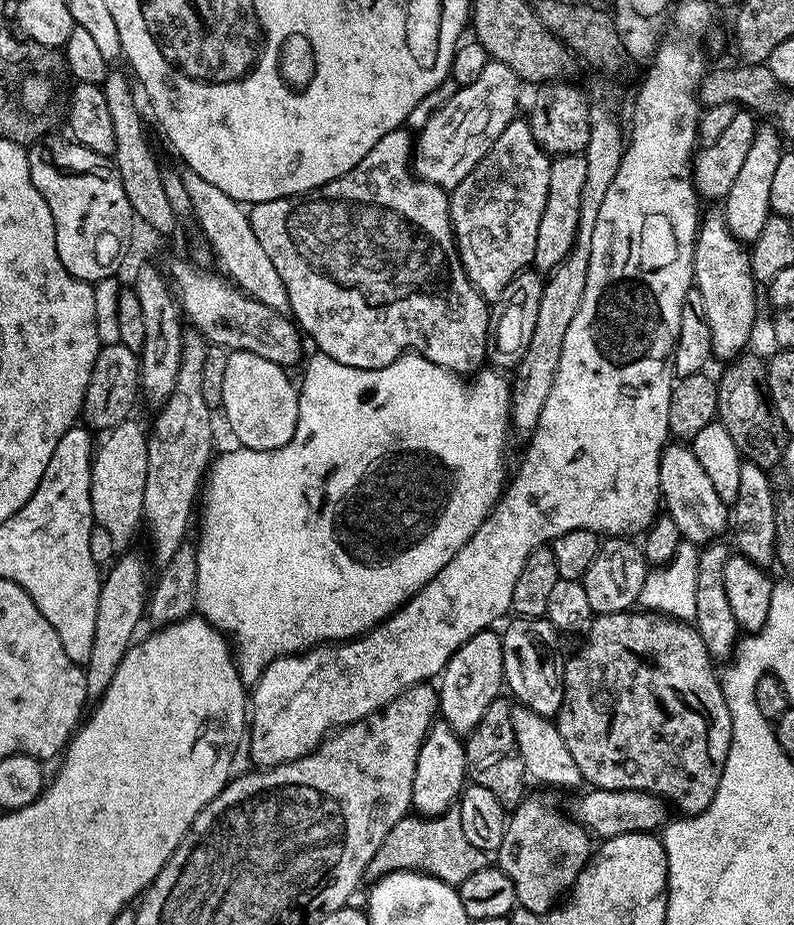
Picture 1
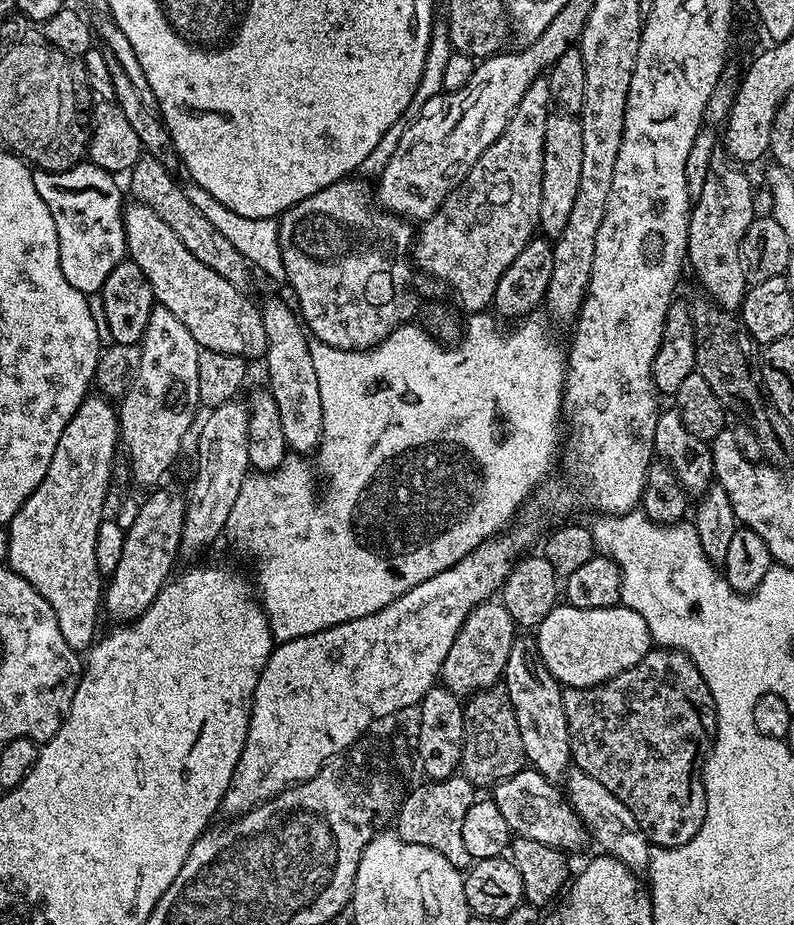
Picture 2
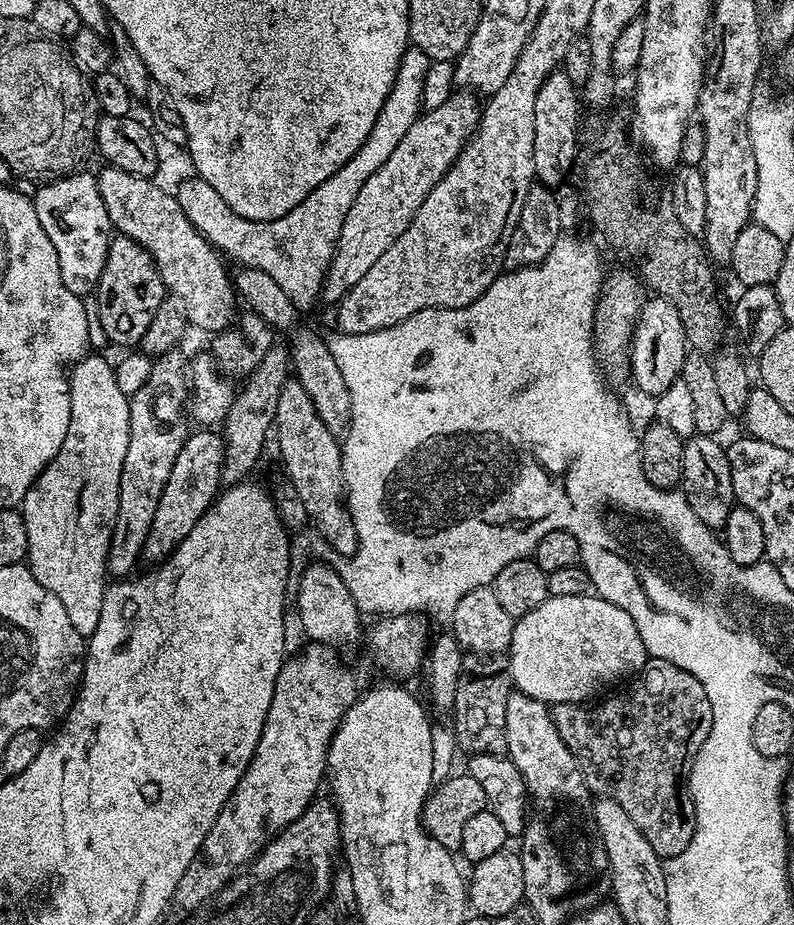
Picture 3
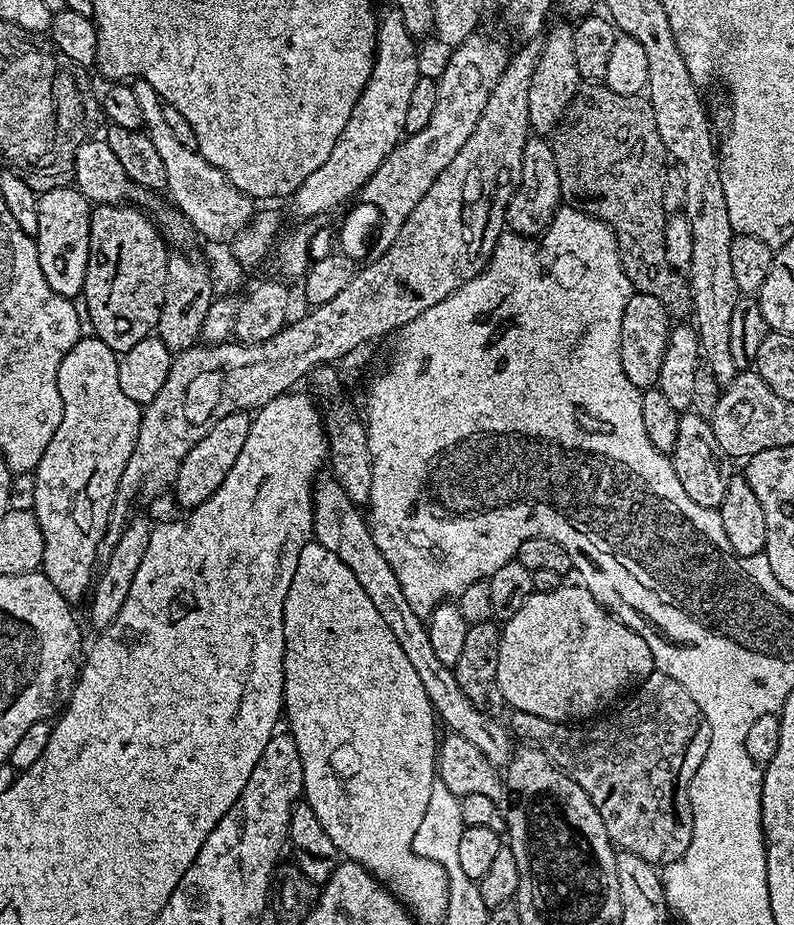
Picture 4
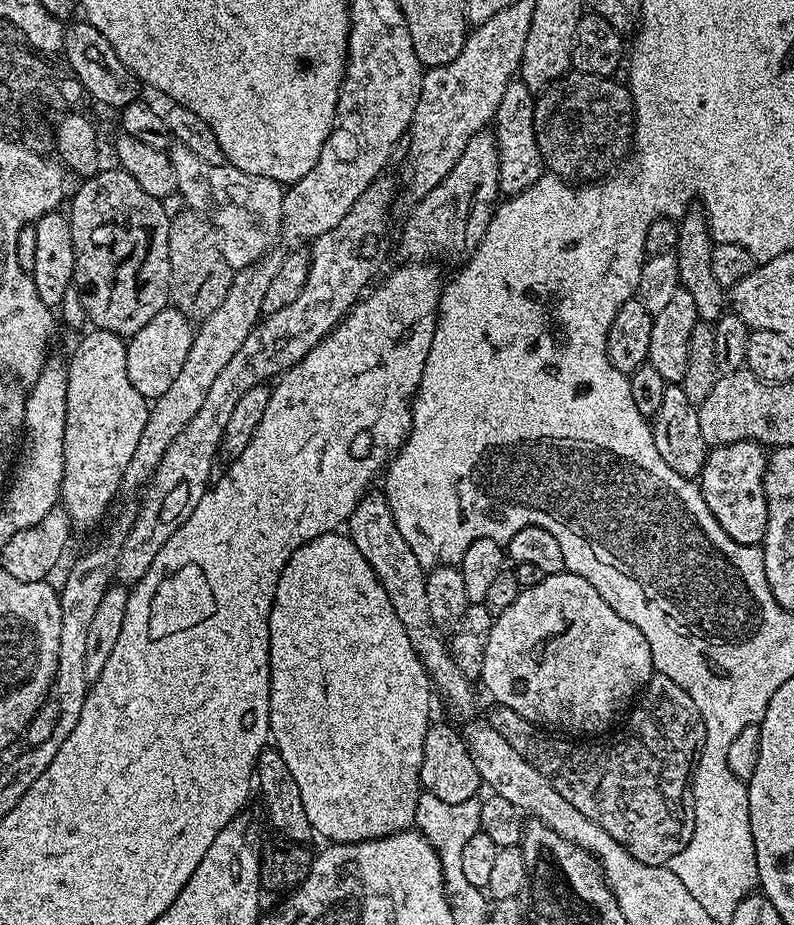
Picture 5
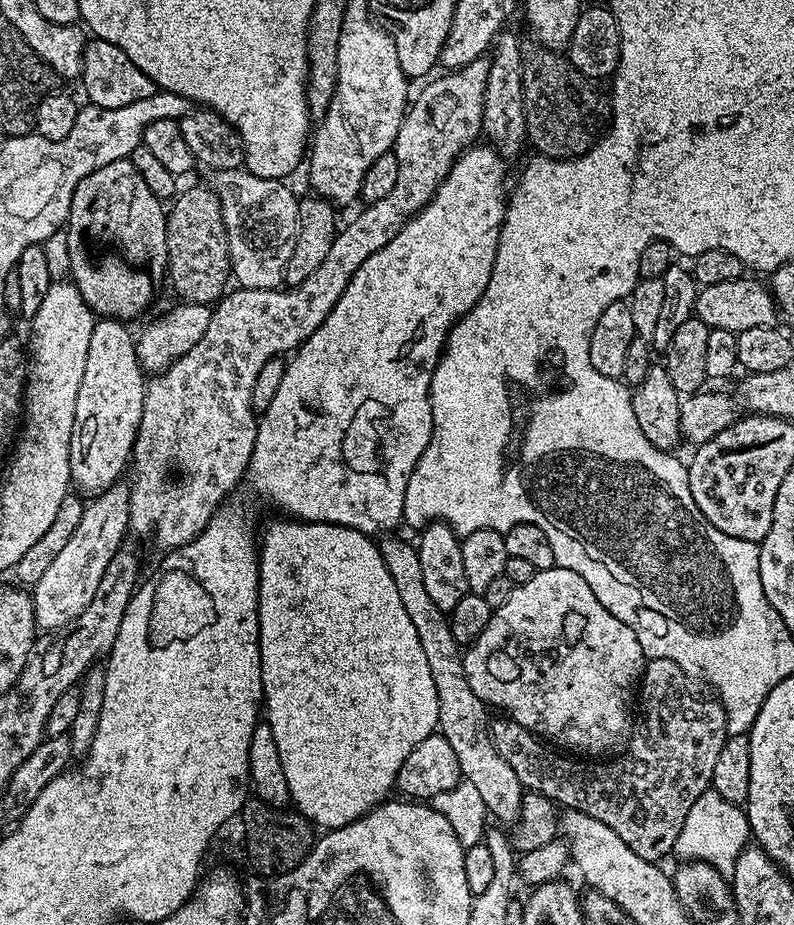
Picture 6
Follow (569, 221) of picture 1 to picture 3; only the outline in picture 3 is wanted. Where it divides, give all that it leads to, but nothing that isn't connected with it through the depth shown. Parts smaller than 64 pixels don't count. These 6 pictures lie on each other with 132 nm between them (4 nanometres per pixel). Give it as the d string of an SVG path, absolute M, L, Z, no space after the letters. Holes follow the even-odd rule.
M562 70L552 72L550 78L546 78L546 82L542 84L542 90L538 90L538 99L534 102L534 170L536 171L535 179L545 186L557 186L556 184L562 183L571 174L572 167L575 164L577 167L578 148L576 152L576 135L580 132L580 108L582 109L582 100L578 95L578 86L574 82L570 82L570 78Z

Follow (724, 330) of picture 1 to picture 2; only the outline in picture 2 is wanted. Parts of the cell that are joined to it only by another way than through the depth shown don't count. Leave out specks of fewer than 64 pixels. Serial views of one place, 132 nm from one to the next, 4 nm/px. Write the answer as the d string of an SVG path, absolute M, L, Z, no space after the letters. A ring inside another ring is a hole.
M724 154L712 157L710 170L706 174L706 183L702 190L695 193L692 213L688 219L688 254L686 257L687 267L692 267L694 275L700 279L700 284L708 299L712 300L720 308L729 310L739 309L749 290L746 274L742 274L742 262L738 259L738 246L742 246L742 234L750 226L750 222L758 215L756 209L756 196L752 193L752 180L747 176L745 169L735 160Z

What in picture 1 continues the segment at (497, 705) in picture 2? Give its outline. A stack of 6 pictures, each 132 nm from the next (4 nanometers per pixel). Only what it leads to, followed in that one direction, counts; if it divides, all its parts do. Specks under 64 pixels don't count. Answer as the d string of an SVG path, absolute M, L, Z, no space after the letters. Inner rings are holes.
M504 698L490 702L486 714L482 714L482 722L478 722L475 730L469 732L464 740L468 780L486 786L486 790L490 790L494 798L498 798L498 802L505 810L515 810L526 798L524 792L526 773L518 750L518 742L514 738L512 709L513 705Z

